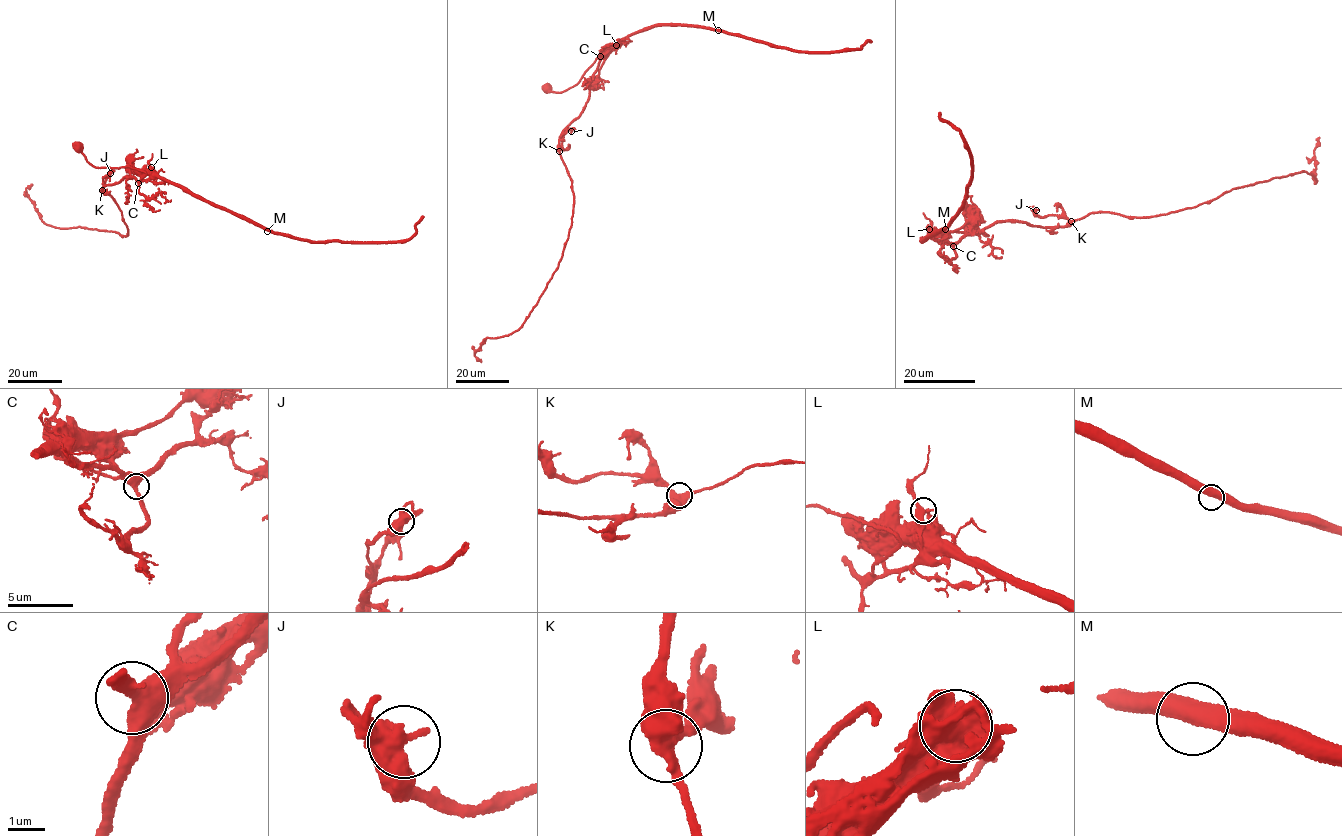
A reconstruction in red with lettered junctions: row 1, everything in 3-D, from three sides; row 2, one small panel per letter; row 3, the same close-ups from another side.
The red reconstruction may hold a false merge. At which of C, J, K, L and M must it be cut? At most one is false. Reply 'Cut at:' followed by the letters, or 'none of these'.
Cut at: L

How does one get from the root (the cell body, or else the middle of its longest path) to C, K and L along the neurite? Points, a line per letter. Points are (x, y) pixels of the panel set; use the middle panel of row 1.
C: (546, 87), (549, 91), (558, 92), (575, 85), (606, 49), (605, 54), (600, 56)
K: (546, 87), (549, 91), (558, 92), (575, 85), (606, 49), (589, 83), (585, 106), (561, 134), (559, 151)
L: (546, 87), (549, 91), (558, 92), (575, 85), (601, 52), (616, 45)

